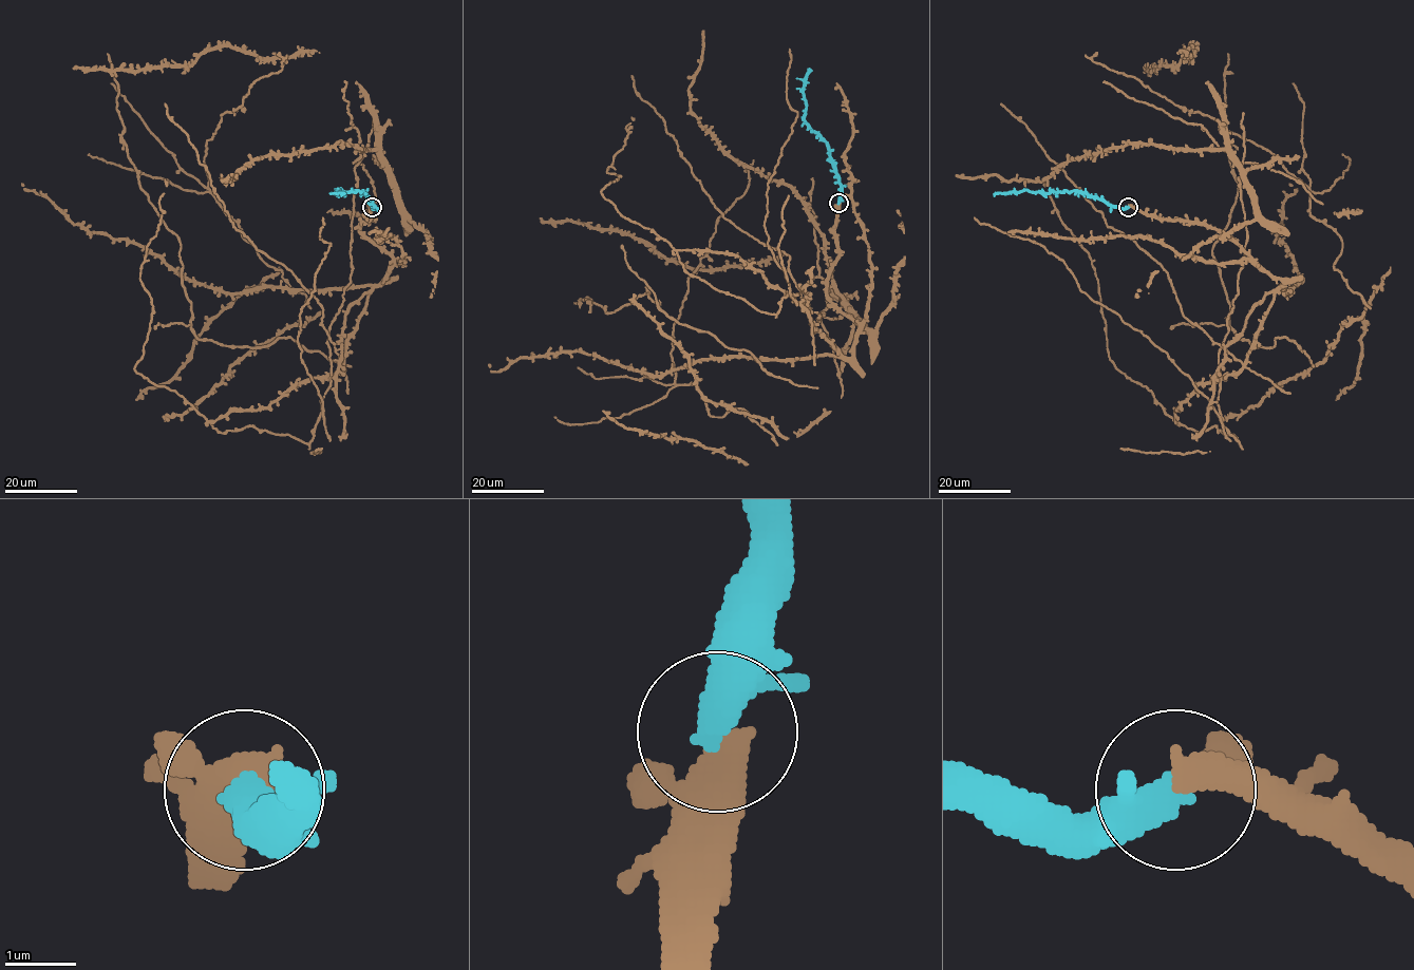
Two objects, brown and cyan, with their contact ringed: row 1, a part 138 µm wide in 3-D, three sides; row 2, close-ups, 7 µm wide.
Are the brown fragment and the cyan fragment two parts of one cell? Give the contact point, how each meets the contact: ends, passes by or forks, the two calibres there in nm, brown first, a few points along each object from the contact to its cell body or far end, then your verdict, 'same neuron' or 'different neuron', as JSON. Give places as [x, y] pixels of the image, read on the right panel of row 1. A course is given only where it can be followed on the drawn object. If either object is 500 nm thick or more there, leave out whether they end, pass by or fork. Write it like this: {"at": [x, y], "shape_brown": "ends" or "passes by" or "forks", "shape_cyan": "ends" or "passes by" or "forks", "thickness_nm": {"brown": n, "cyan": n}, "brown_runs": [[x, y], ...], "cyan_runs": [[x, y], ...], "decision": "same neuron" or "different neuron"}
{"at": [1128, 207], "thickness_nm": {"brown": 550, "cyan": 360}, "brown_runs": [[1128, 207], [1282, 280], [1175, 412], [1239, 442], [1241, 164], [956, 175]], "cyan_runs": [[1128, 207], [1112, 207], [1085, 193], [1070, 191], [1026, 190], [994, 194]], "decision": "same neuron"}

